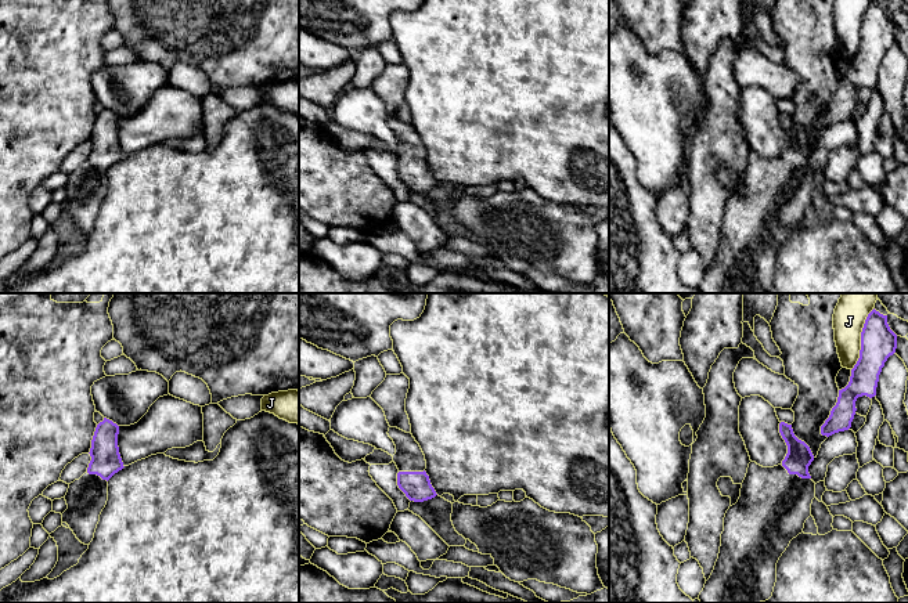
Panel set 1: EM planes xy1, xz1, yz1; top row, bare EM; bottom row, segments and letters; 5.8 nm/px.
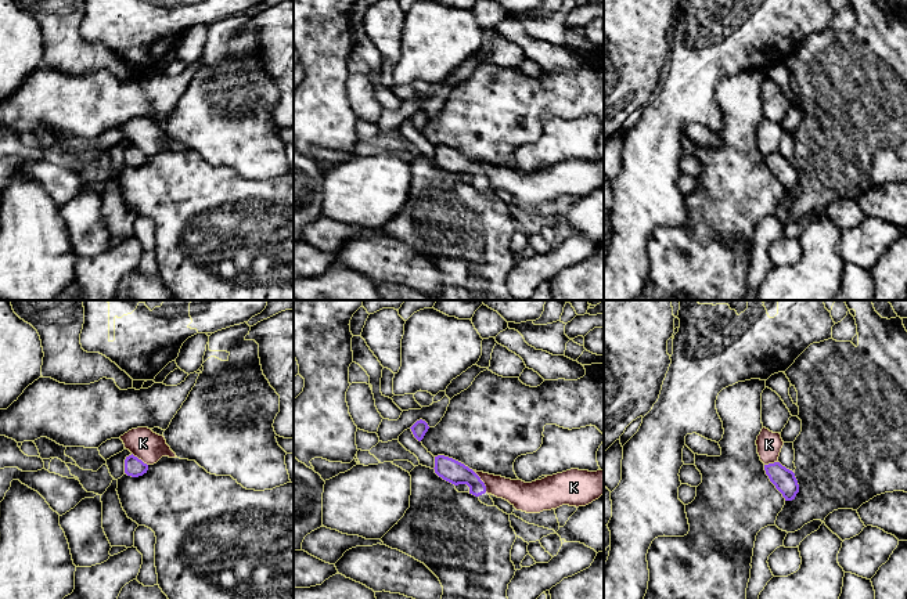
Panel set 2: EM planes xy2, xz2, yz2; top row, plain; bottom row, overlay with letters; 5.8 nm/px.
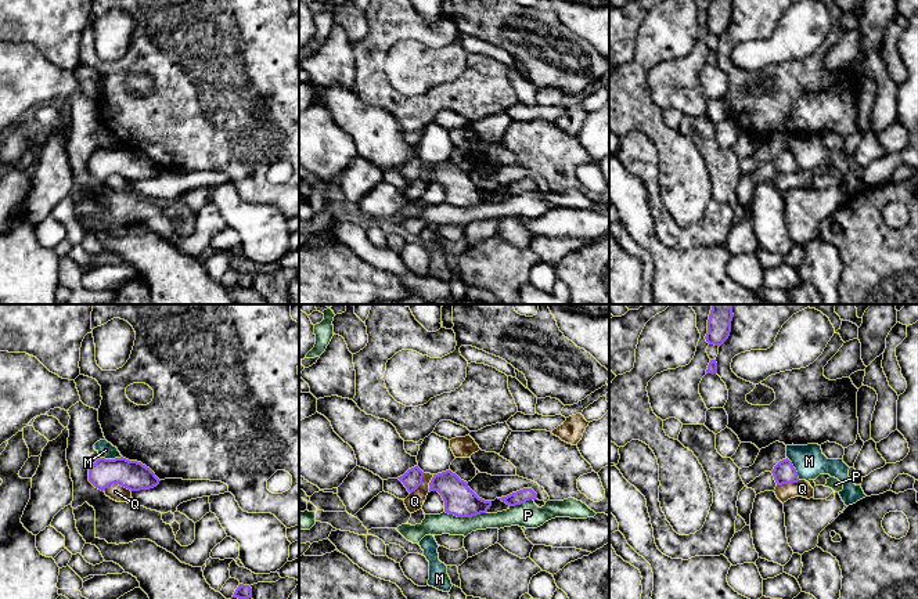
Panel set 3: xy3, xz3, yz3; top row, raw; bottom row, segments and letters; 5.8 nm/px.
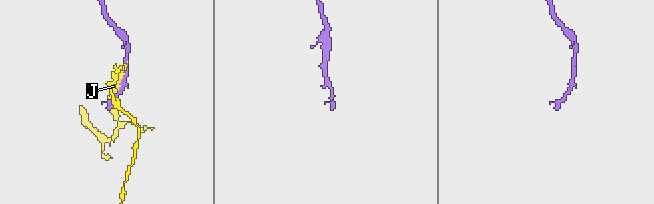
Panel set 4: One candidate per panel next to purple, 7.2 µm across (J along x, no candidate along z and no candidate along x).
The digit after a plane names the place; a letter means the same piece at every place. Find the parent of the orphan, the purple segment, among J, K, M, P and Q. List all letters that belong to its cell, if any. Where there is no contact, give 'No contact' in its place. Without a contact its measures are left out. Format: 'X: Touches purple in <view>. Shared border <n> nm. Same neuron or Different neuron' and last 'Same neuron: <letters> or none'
J: Touches purple in yz1. Shared border 380 nm. Different neuron
K: Touches purple in xz2. Shared border 150 nm. Different neuron
M: Touches purple in yz3. Shared border 150 nm. Different neuron
P: Touches purple in xz3. Shared border 240 nm. Different neuron
Q: Touches purple in xy3. Shared border 160 nm. Different neuron
Same neuron: none

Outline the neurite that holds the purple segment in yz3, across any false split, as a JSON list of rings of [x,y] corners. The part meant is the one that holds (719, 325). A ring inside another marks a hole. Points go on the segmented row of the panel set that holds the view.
[[[712,304],[705,336],[709,344],[720,347],[728,339],[732,317],[732,304]]]

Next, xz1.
[[[389,427],[388,434],[396,445],[393,462],[399,469],[399,488],[414,502],[424,502],[435,498],[437,494],[425,472],[425,455],[412,434],[397,427]]]

